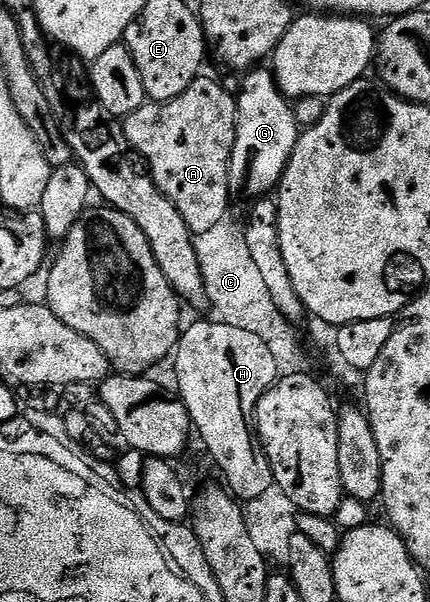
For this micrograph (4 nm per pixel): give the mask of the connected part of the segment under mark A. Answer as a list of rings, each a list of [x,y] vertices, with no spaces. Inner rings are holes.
[[[199,75],[196,80],[176,99],[171,101],[151,101],[140,106],[132,115],[122,121],[126,138],[131,150],[138,153],[150,164],[149,176],[153,177],[156,187],[184,215],[191,233],[209,231],[224,219],[230,209],[230,165],[234,156],[236,131],[238,130],[238,103],[235,94],[229,93],[218,81],[207,75]]]

